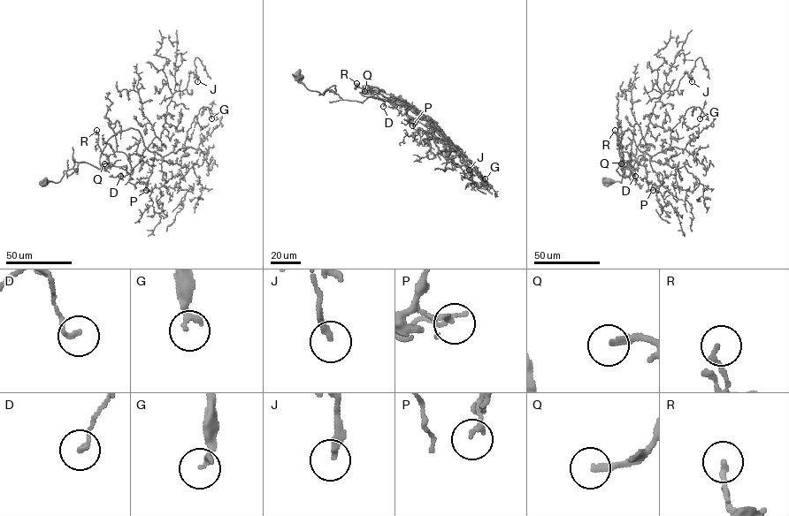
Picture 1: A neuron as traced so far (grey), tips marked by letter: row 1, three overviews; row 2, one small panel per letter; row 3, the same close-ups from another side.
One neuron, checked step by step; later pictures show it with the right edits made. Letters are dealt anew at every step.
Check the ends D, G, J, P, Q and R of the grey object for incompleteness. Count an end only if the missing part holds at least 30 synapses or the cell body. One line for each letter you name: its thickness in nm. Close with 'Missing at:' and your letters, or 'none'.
Q: 220 nm thick
Missing at: Q

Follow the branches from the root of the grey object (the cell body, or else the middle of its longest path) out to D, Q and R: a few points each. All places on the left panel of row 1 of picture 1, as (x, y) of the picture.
D: (44, 180), (58, 182), (83, 162), (133, 169), (120, 176)
Q: (44, 180), (58, 182), (65, 170), (69, 175), (83, 162), (133, 171), (121, 151), (104, 163)
R: (44, 180), (58, 182), (83, 162), (125, 166), (131, 174), (124, 153), (102, 153), (96, 130)

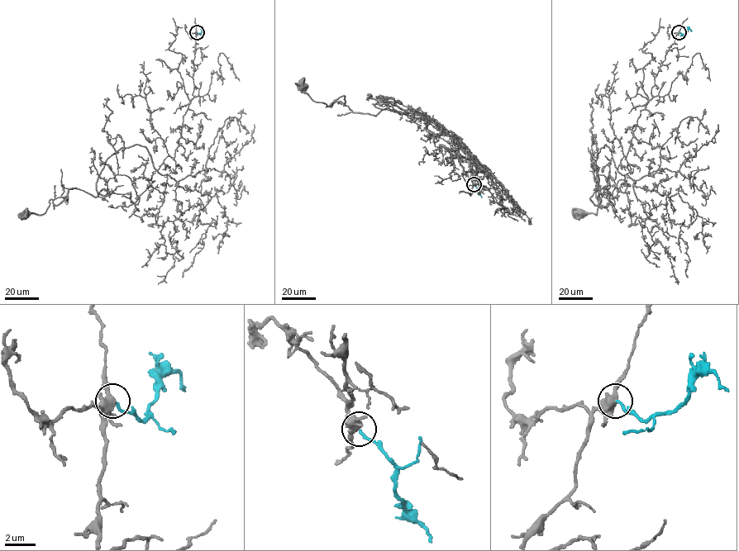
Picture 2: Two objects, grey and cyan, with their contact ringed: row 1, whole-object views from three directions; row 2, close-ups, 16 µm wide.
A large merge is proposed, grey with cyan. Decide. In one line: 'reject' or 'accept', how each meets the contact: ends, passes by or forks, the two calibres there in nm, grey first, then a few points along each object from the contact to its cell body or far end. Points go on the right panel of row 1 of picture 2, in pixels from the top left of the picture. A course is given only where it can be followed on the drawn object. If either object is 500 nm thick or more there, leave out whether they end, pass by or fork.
accept | grey passes by | cyan ends | 460/170 nm | grey via (679, 32), (618, 167), (624, 192), (616, 186), (613, 204), (602, 187), (596, 214), (579, 211) | cyan via (679, 32), (682, 34), (688, 29), (692, 30)

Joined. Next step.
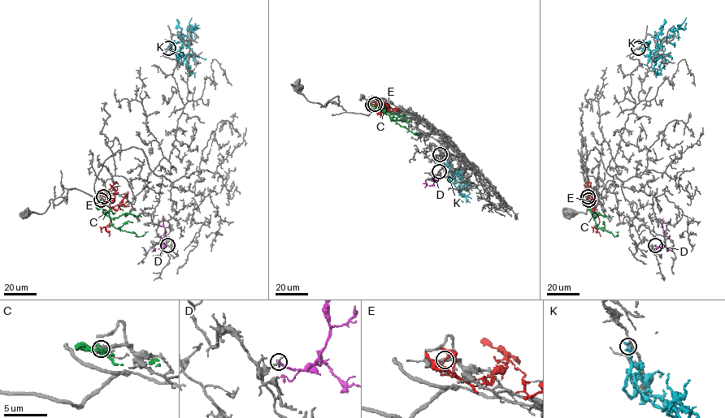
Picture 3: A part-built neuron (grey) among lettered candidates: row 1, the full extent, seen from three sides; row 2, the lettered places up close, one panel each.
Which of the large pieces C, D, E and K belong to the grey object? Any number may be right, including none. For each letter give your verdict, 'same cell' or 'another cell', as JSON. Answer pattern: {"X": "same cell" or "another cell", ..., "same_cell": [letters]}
{"C": "another cell", "D": "another cell", "E": "another cell", "K": "another cell", "same_cell": []}

